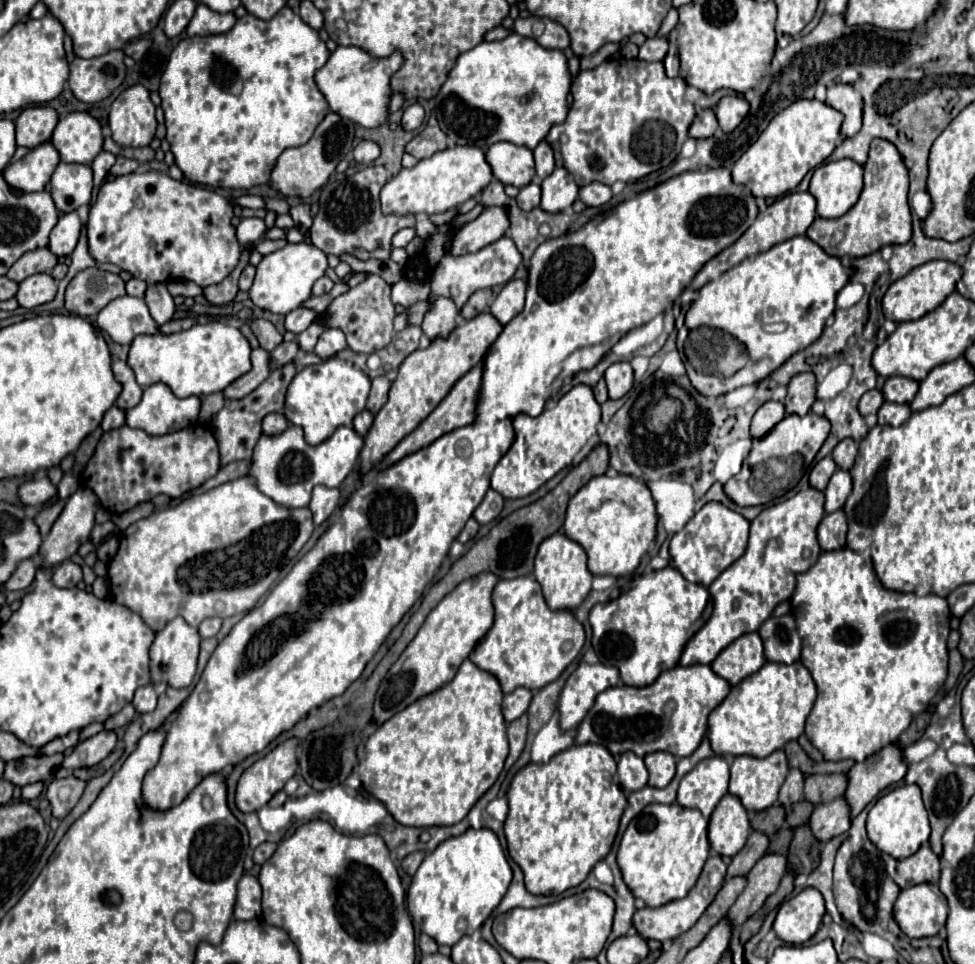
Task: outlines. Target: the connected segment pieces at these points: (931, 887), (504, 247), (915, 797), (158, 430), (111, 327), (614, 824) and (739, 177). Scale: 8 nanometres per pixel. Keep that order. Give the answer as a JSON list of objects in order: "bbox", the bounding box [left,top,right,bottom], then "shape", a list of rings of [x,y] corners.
[{"bbox":[894,884,948,938],"shape":[[[916,884],[904,888],[894,904],[894,918],[910,938],[936,936],[948,916],[946,896],[936,884]]]},{"bbox":[430,236,522,310],"shape":[[[502,236],[500,240],[488,244],[486,248],[472,252],[472,254],[444,256],[430,276],[431,295],[451,298],[458,306],[458,310],[462,310],[464,304],[468,302],[468,298],[478,288],[492,288],[492,286],[496,286],[496,282],[510,282],[516,268],[520,266],[520,262],[522,262],[522,256],[520,256],[516,244],[508,236]]]},{"bbox":[866,784,930,858],"shape":[[[904,784],[888,794],[880,796],[878,802],[872,806],[868,812],[868,822],[866,822],[868,838],[880,848],[882,852],[894,856],[894,858],[908,858],[912,856],[922,844],[928,842],[930,838],[930,824],[928,824],[928,814],[922,802],[920,788],[916,784]]]},{"bbox":[126,382,198,436],"shape":[[[158,382],[144,388],[140,404],[126,412],[126,424],[130,428],[140,428],[148,434],[162,436],[194,424],[198,418],[198,410],[198,396],[176,398],[166,384]]]},{"bbox":[98,296,158,344],"shape":[[[122,296],[112,300],[98,314],[98,328],[110,334],[118,344],[130,344],[136,336],[156,334],[158,324],[148,314],[148,306],[140,298]]]},{"bbox":[504,744,626,894],"shape":[[[574,744],[570,746],[568,750],[564,752],[558,752],[548,764],[528,764],[524,766],[512,780],[510,784],[510,790],[508,790],[508,804],[510,804],[510,812],[508,812],[508,818],[504,822],[504,832],[506,832],[506,842],[508,842],[508,854],[510,858],[522,868],[524,872],[524,884],[526,888],[532,892],[532,894],[562,894],[564,890],[568,888],[574,888],[578,884],[582,884],[588,876],[588,872],[594,868],[596,862],[604,860],[606,854],[610,852],[612,848],[612,842],[614,842],[614,836],[618,832],[618,824],[620,824],[620,816],[626,808],[626,794],[624,790],[614,782],[614,774],[616,774],[616,760],[614,756],[602,746],[602,744]]]},{"bbox":[732,98,844,198],"shape":[[[816,98],[796,100],[778,112],[760,138],[740,156],[740,160],[736,160],[732,166],[734,182],[748,186],[754,196],[764,198],[780,198],[794,192],[802,178],[834,152],[842,120],[844,116],[826,102]]]}]

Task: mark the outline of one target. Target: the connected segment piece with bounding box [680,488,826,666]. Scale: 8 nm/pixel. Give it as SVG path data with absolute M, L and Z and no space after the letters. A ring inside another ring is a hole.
M806 488L786 502L764 508L760 516L756 516L756 520L774 520L774 526L768 526L764 532L760 530L760 538L752 538L748 542L744 556L708 586L714 602L713 612L704 628L700 628L700 632L696 632L696 636L692 636L692 640L686 644L680 656L680 666L712 664L730 642L742 634L756 632L780 602L792 598L796 574L800 570L812 568L822 552L816 540L816 528L826 514L824 502L824 492ZM776 520L780 520L780 524Z

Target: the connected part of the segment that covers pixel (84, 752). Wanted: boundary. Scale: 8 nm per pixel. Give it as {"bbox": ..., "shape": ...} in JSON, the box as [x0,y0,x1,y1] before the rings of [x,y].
{"bbox":[62,730,118,768],"shape":[[[102,730],[96,736],[90,736],[84,742],[80,742],[72,750],[72,754],[68,758],[64,758],[62,766],[64,768],[82,768],[82,766],[88,768],[88,766],[94,766],[94,764],[102,762],[114,750],[116,742],[118,742],[116,732]]]}

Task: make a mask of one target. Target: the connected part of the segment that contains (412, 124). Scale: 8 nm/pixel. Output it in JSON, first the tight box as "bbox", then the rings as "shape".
{"bbox":[400,102,424,132],"shape":[[[416,102],[416,104],[410,104],[406,110],[404,110],[404,116],[402,116],[402,122],[400,126],[408,132],[412,130],[418,130],[420,126],[424,124],[424,108]]]}

